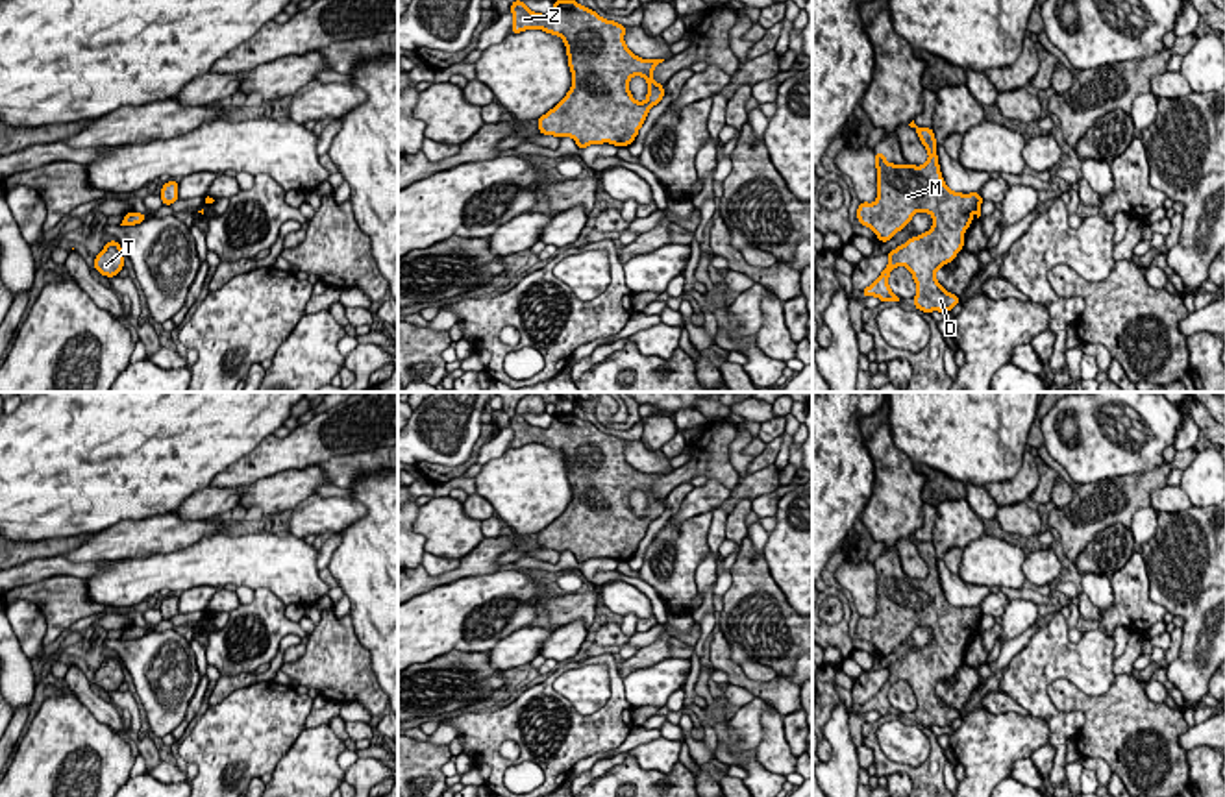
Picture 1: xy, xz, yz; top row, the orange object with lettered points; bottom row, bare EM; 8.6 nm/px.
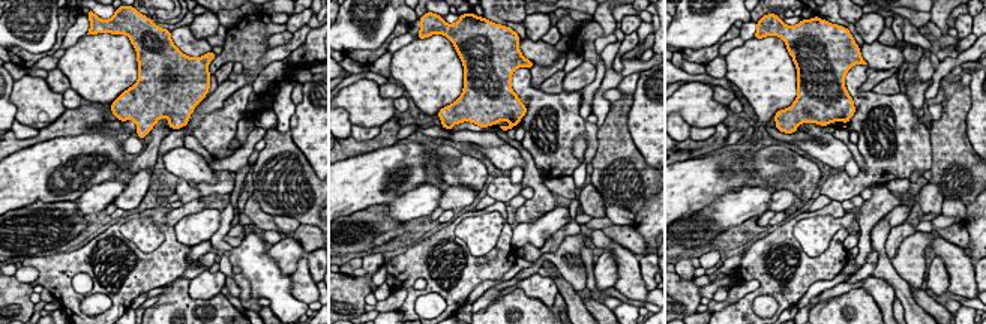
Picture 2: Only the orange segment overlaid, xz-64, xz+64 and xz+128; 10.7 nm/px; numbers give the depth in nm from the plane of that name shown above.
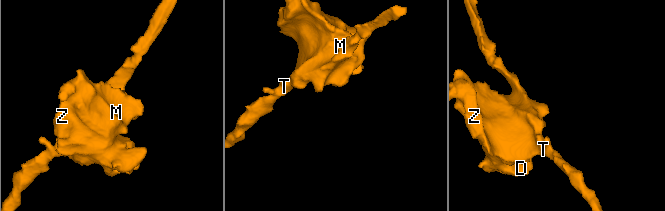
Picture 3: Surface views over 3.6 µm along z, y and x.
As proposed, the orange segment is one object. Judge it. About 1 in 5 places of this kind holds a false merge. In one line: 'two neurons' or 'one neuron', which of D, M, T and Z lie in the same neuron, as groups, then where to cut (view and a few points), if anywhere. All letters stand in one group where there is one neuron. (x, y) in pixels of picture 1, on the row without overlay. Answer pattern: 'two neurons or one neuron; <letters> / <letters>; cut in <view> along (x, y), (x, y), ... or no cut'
one neuron; D M T Z; no cut

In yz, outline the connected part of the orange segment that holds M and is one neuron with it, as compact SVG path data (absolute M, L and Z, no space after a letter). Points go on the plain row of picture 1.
M914 534L909 538L916 544L922 558L925 560L929 573L925 579L894 579L886 575L883 566L875 566L875 582L877 582L877 614L873 618L860 616L857 623L857 634L870 642L879 656L888 656L897 645L901 645L916 627L929 627L933 631L933 642L918 651L910 651L905 658L888 666L888 679L881 690L862 705L862 712L875 710L885 716L899 716L888 699L890 686L897 681L907 681L916 697L914 721L923 727L949 727L960 712L947 706L938 695L936 686L940 681L949 679L957 668L964 662L964 647L971 640L973 631L981 631L983 610L979 607L953 607L940 586L938 570L936 570L936 553L933 542L920 542Z

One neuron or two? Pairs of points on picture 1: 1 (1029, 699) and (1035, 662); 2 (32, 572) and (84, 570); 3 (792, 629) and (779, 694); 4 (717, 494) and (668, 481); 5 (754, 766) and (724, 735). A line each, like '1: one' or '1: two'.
1: one
2: one
3: two
4: two
5: one

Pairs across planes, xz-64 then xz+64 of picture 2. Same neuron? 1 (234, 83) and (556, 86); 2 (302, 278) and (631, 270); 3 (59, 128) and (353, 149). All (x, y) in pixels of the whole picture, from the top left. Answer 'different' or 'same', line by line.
1: different
2: same
3: same

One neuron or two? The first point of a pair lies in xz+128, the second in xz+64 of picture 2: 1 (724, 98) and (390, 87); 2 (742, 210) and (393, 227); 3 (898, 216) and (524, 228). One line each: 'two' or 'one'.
1: one
2: two
3: one

